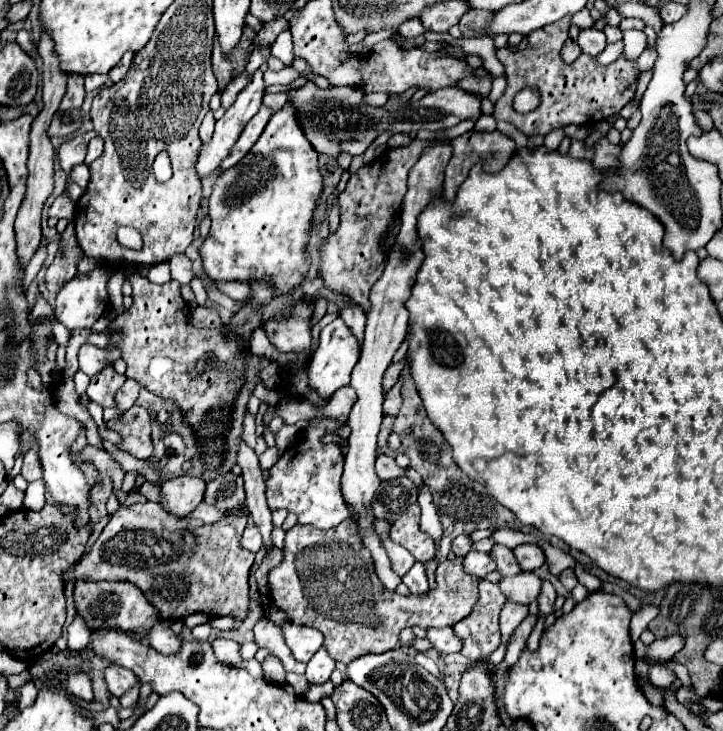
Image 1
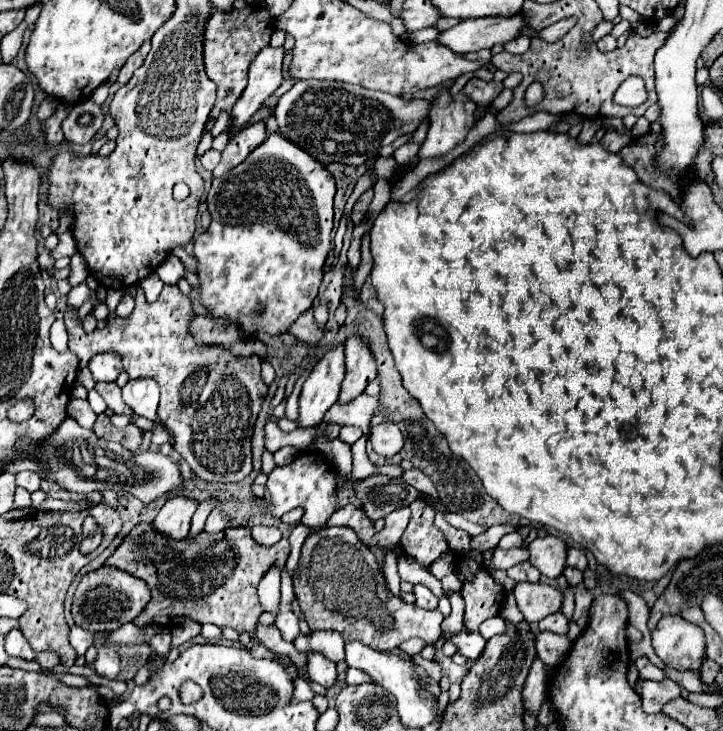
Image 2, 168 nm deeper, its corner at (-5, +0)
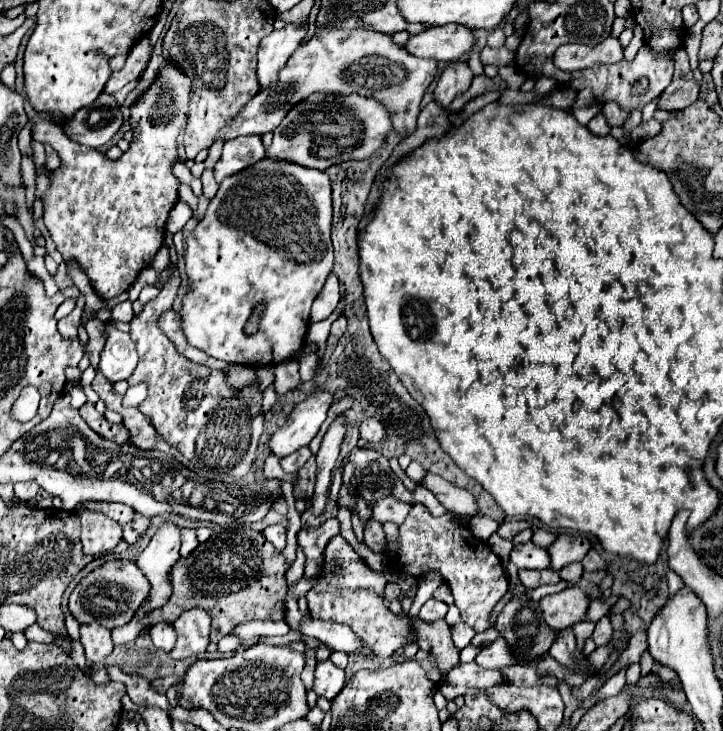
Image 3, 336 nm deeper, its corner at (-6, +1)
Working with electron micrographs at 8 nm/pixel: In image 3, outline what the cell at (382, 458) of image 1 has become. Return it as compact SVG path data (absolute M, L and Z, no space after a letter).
M428 472L422 480L422 486L428 488L446 510L456 514L470 514L470 516L476 514L474 496L462 488L456 488L454 484L448 484L444 478Z

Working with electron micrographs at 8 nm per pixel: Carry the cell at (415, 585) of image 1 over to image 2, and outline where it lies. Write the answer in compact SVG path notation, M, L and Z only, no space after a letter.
M415 585L415 605L419 605L421 609L437 609L439 599L425 587L425 585Z

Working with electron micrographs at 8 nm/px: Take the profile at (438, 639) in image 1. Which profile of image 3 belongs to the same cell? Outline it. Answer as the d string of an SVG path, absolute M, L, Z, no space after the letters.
M496 640L492 644L486 646L486 650L480 650L478 656L476 656L476 664L478 666L484 666L484 668L504 668L504 666L510 666L508 660L512 660L508 656L508 646L504 644L504 640Z

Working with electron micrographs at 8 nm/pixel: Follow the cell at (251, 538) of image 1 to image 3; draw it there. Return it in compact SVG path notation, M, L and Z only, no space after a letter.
M272 524L264 532L264 538L276 546L276 550L284 550L286 546L286 528L282 524Z

